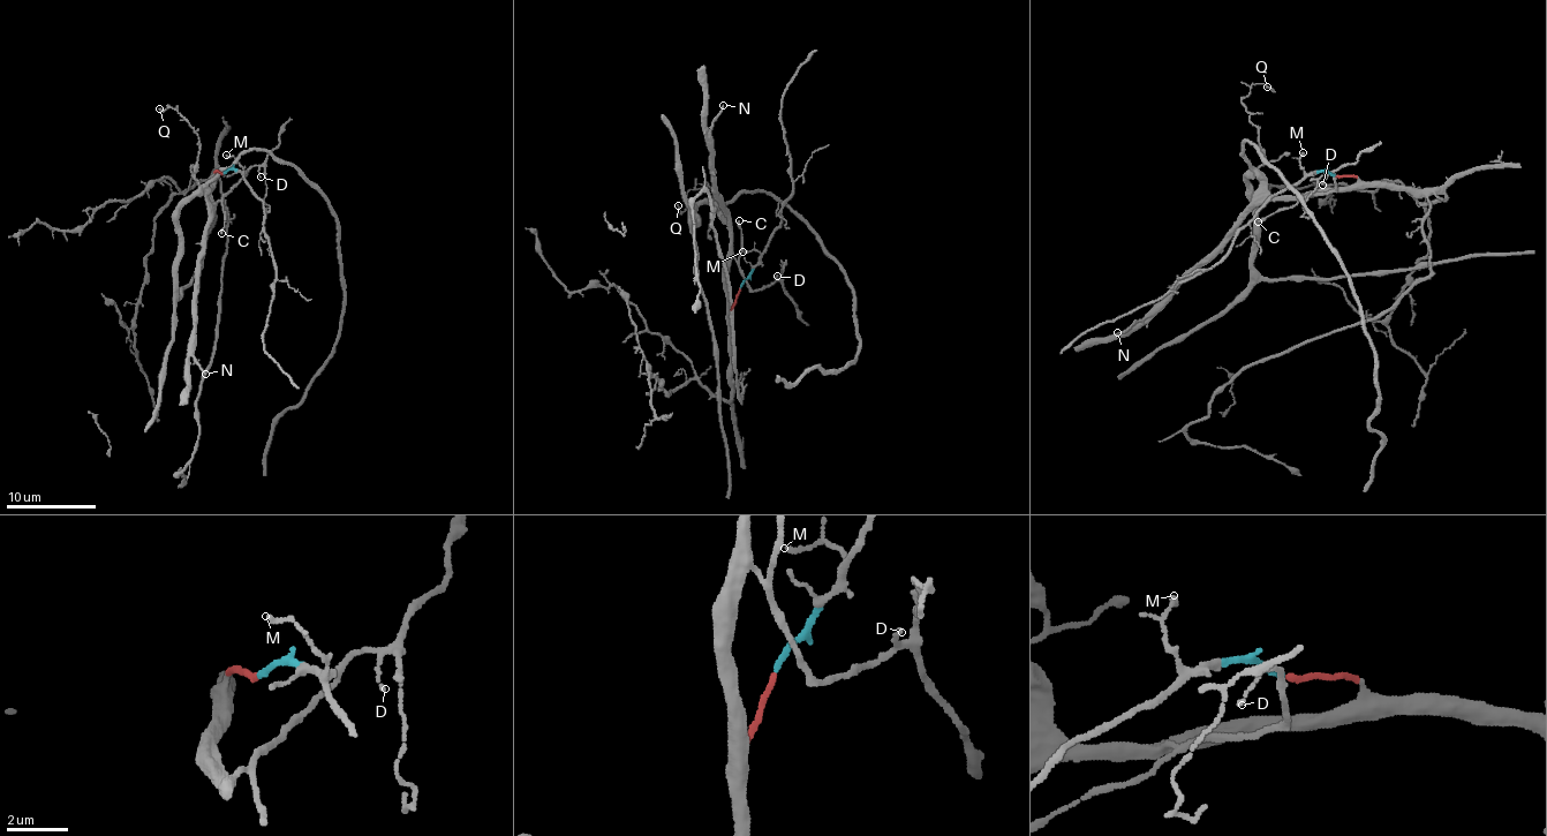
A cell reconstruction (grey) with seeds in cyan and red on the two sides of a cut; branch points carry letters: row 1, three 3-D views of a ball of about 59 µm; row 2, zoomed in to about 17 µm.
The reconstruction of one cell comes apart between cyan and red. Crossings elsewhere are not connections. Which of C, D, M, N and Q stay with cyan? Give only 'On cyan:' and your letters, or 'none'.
On cyan: M

